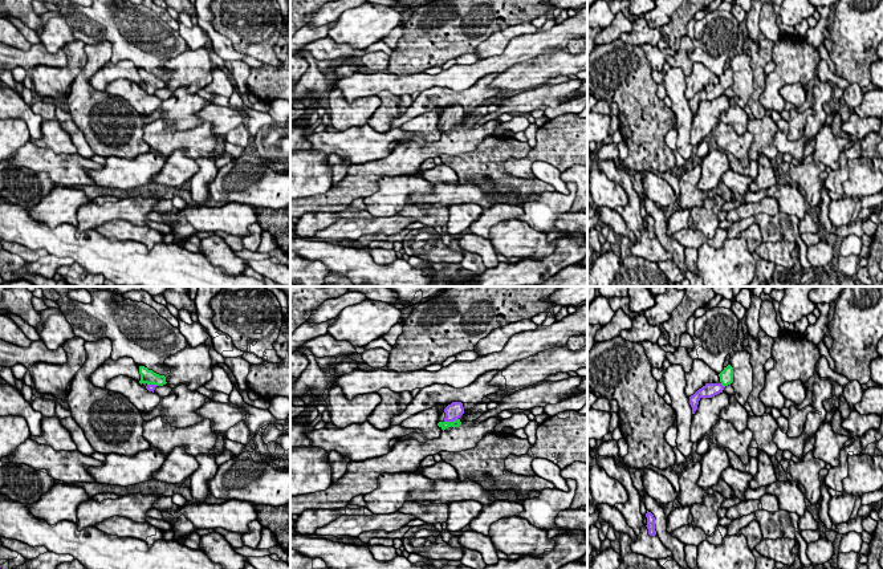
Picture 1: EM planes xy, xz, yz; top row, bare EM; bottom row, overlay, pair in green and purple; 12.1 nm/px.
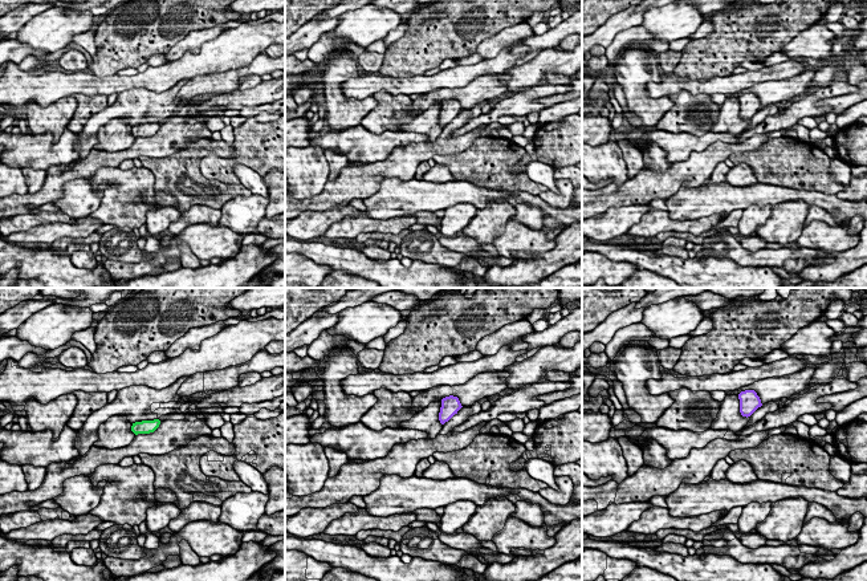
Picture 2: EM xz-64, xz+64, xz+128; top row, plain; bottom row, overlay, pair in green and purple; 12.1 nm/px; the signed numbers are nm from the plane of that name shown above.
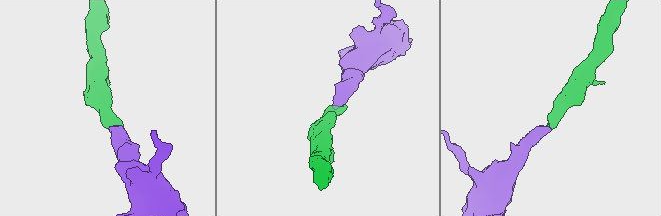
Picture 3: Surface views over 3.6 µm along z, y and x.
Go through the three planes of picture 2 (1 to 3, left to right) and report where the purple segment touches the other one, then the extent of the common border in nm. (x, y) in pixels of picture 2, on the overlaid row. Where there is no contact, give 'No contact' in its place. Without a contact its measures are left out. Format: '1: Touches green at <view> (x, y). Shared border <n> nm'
1: No contact
2: No contact
3: No contact

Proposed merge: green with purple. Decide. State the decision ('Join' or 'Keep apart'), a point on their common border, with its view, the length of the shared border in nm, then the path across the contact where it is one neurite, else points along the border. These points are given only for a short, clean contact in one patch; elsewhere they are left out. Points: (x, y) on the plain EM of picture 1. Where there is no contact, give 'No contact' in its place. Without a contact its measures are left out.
Join. Touches green at xz (451, 125). Shared border 180 nm. Path across: xz (444, 127), (451, 125), (455, 113)

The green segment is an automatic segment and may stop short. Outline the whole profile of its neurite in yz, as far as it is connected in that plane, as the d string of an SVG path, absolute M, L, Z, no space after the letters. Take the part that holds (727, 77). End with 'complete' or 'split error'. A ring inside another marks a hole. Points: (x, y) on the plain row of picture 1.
M728 68L719 77L719 86L705 86L701 92L699 92L693 98L689 99L689 107L692 110L692 117L697 113L699 103L701 101L712 101L720 95L723 95L724 90L733 85L733 70Z; split error

